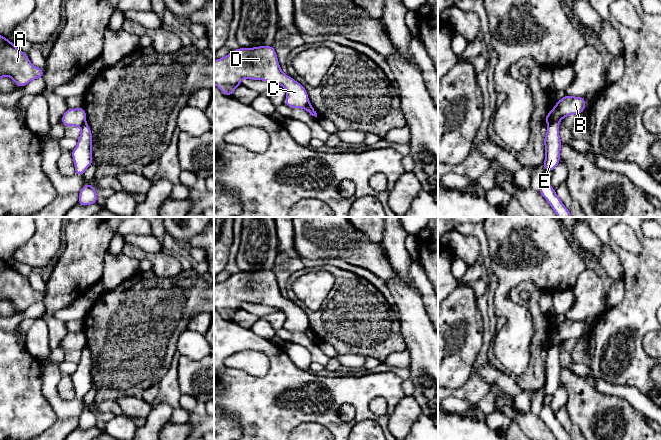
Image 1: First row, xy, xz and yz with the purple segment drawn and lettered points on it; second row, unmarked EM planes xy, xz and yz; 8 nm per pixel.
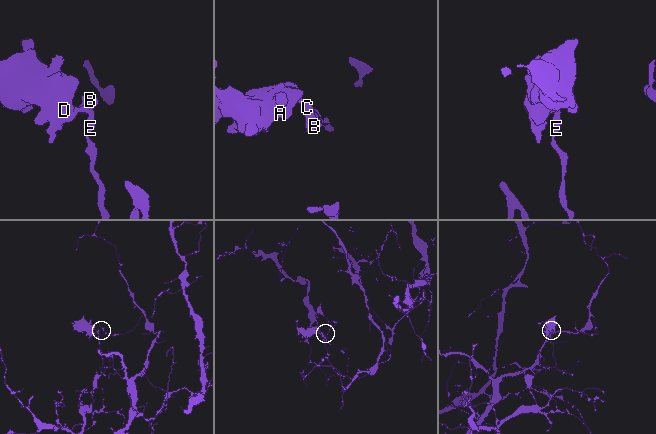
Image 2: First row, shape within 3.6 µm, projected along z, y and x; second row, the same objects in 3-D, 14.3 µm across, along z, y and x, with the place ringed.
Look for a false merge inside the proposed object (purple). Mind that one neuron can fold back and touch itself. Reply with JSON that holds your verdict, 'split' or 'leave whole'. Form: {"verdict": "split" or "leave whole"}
{"verdict": "split"}

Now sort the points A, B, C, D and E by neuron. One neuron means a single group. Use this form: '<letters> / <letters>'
A B C D / E

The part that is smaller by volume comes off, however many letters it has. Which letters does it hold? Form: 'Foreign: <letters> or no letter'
Foreign: A, B, C, D

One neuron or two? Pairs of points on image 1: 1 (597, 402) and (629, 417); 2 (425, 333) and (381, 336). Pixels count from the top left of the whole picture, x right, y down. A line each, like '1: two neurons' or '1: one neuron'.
1: one neuron
2: two neurons

